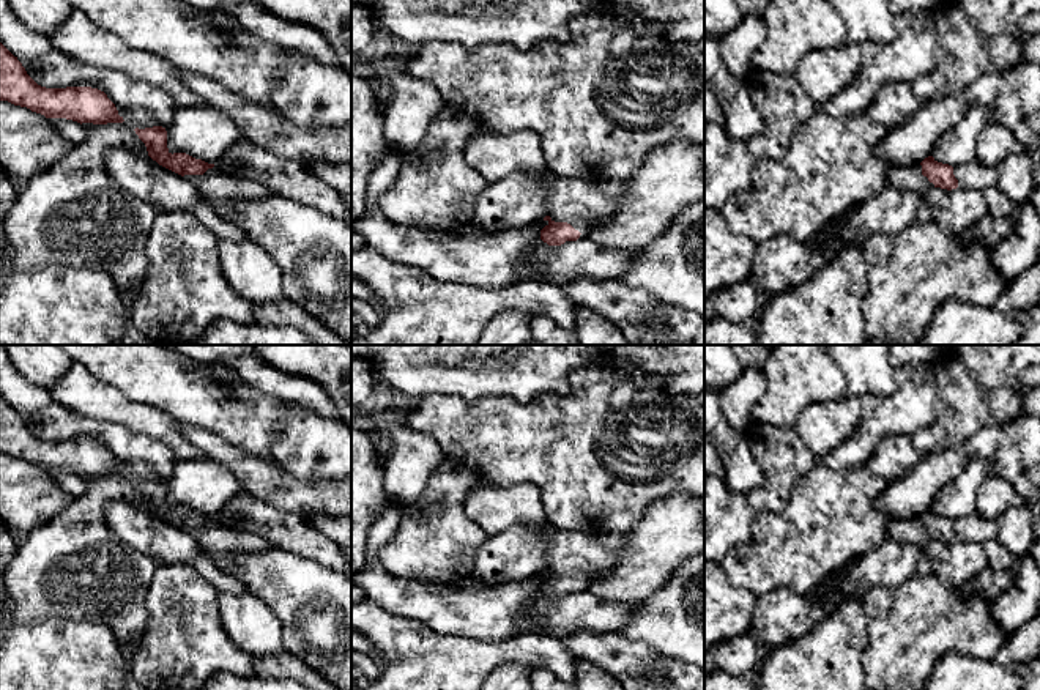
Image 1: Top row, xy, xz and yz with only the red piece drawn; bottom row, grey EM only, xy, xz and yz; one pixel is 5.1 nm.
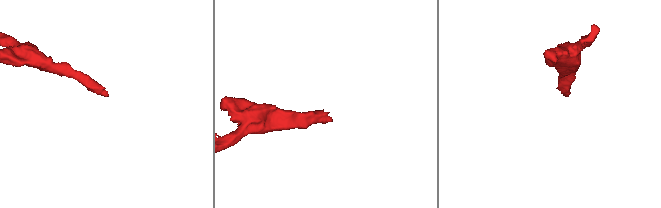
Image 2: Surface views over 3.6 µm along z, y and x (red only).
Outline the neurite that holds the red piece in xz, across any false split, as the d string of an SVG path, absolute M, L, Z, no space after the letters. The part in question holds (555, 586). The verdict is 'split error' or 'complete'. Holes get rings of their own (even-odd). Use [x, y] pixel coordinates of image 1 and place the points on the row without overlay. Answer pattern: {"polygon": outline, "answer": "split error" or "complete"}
{"polygon": "M555 531L545 550L548 577L540 592L548 599L577 594L585 581L608 573L621 559L627 532L586 534Z", "answer": "split error"}

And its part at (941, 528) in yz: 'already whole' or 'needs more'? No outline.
needs more

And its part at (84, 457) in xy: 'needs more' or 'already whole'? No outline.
already whole

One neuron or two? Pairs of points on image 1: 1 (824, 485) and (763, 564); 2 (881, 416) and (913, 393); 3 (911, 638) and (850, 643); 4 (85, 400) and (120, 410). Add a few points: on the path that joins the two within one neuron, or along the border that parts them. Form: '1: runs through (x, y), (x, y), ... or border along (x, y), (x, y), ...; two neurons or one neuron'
1: runs through (823, 504), (782, 545); one neuron
2: runs through (889, 415), (905, 400); one neuron
3: border along (861, 605), (867, 618), (865, 673); two neurons
4: runs through (93, 400), (112, 405); one neuron

